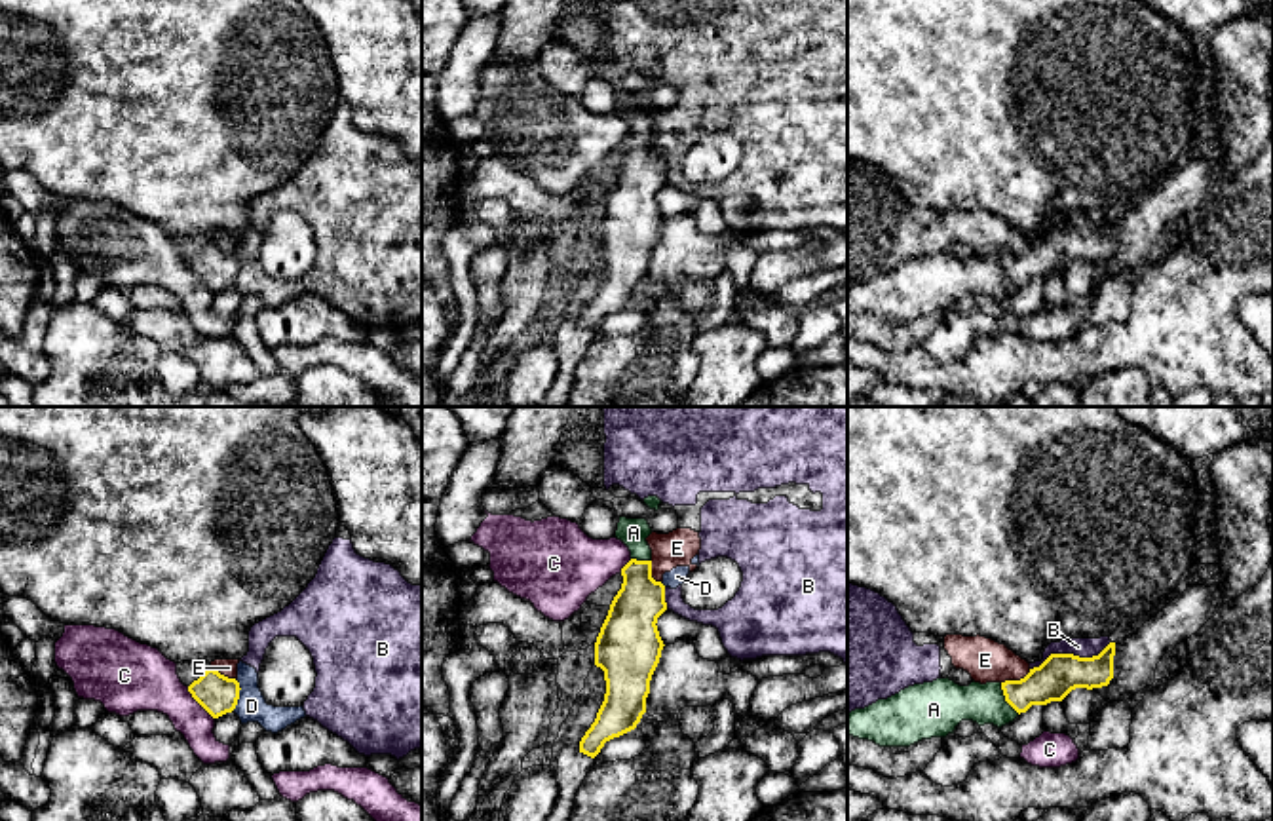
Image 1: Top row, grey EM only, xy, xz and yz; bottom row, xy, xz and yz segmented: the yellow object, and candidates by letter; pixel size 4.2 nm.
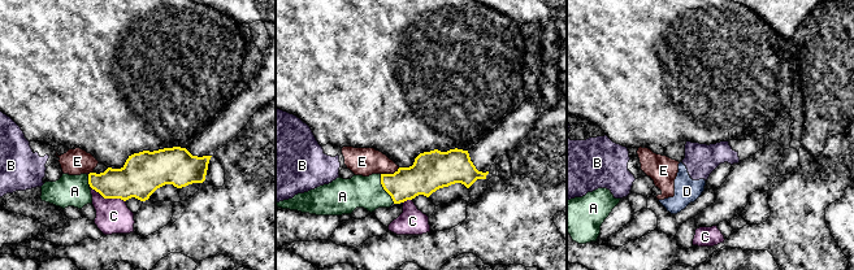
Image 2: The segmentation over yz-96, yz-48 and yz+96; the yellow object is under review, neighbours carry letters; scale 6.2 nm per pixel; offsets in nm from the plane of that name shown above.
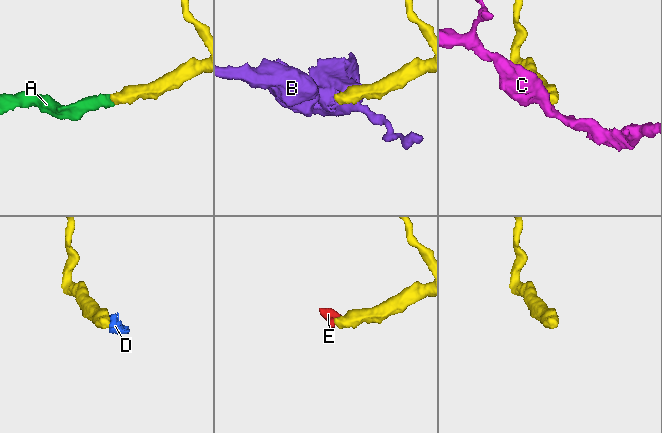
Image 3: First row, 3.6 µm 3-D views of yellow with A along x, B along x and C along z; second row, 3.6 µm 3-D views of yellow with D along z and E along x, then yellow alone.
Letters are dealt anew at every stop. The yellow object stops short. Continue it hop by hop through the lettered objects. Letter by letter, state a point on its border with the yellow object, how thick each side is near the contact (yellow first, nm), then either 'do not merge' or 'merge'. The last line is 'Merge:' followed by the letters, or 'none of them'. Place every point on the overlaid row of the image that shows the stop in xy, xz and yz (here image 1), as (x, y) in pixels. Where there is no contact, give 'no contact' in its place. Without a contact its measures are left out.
A: yz (1006, 698) | 170/190 nm | merge
B: yz (1070, 654) | 170/80 nm | do not merge
C: xy (198, 702) | 170/260 nm | do not merge
D: xy (238, 694) | 170/130 nm | do not merge
E: yz (1015, 681) | 170/180 nm | do not merge
Merge: A

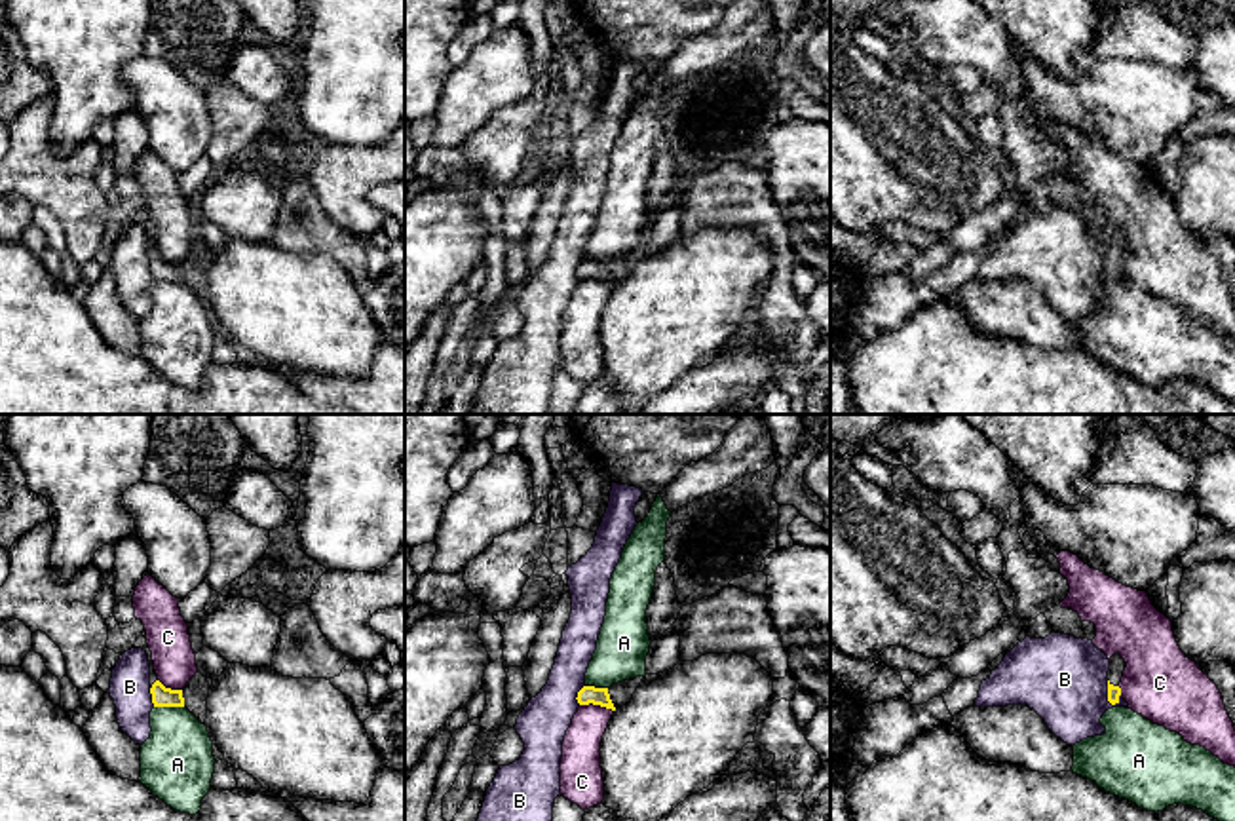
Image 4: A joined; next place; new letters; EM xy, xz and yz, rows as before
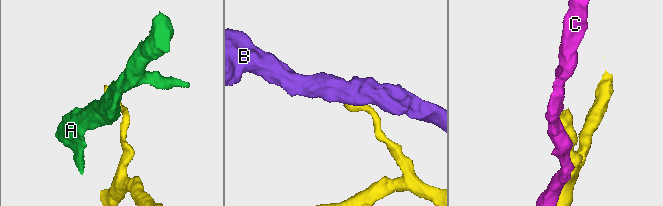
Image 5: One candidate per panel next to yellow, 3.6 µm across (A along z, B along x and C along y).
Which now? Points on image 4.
A: xy (170, 706) | 90/320 nm | do not merge
B: yz (1108, 694) | 60/360 nm | do not merge
C: xz (597, 704) | 80/160 nm | do not merge
Merge: none of them

